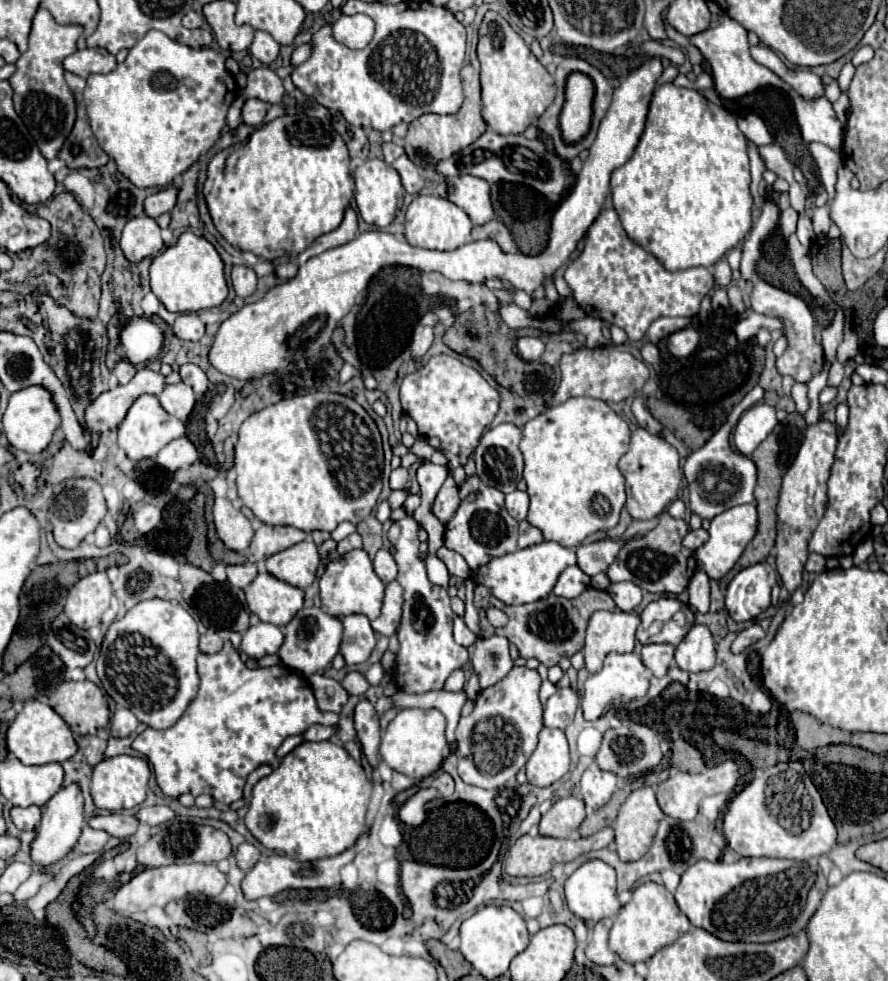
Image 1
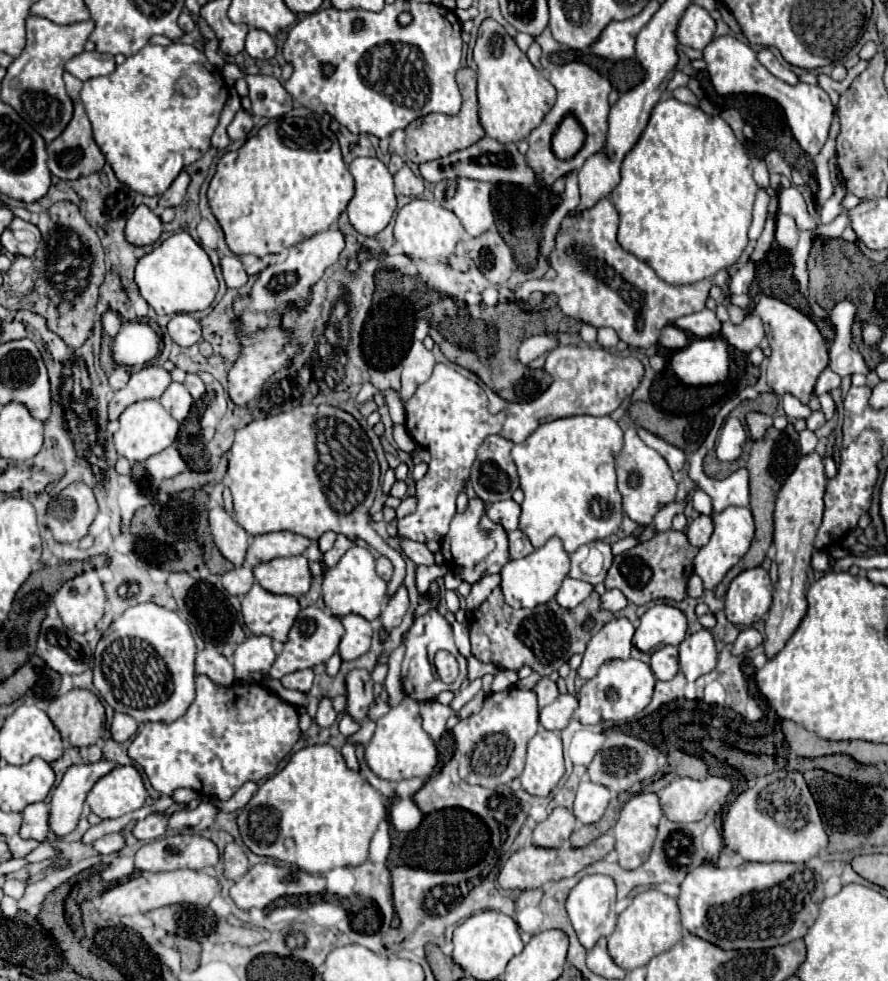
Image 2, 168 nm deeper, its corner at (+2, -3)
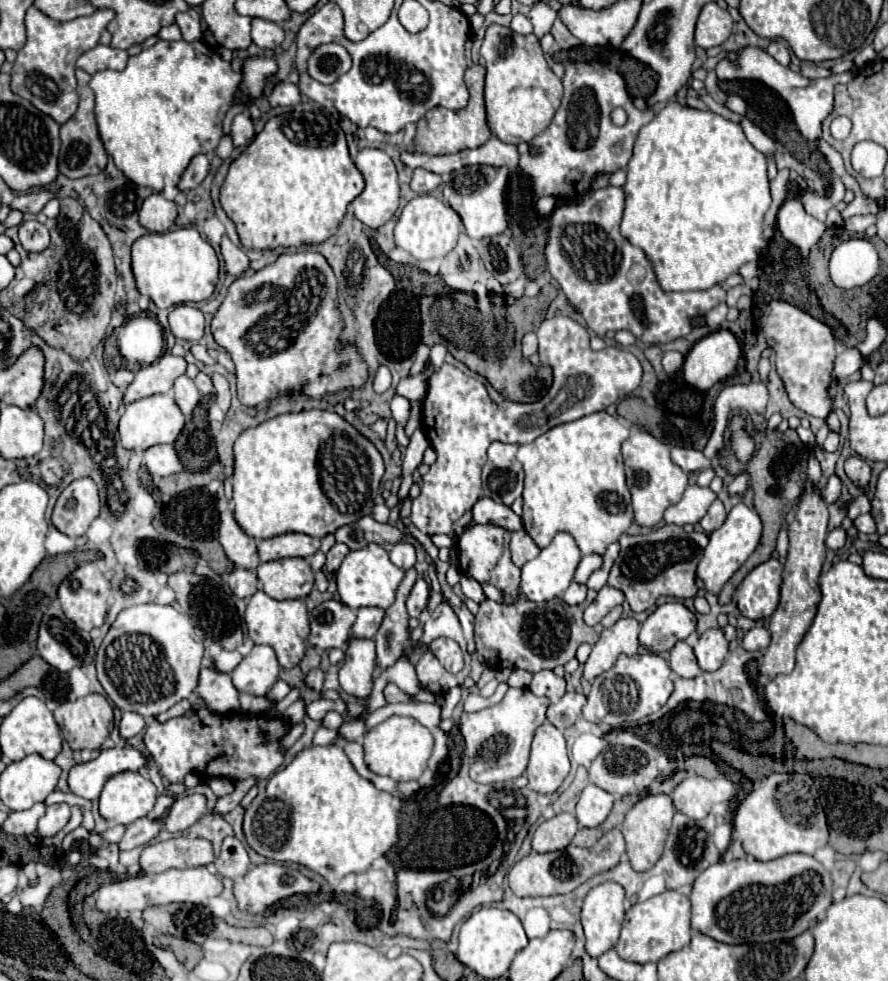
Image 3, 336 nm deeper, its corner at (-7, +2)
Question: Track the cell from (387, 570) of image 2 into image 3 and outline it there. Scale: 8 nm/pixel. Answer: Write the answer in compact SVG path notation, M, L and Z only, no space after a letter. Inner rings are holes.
M398 542L390 550L390 562L402 570L408 570L416 562L416 550L410 542Z

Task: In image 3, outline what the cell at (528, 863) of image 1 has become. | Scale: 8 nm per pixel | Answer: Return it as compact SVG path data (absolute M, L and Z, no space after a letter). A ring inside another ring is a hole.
M618 828L606 832L594 846L578 848L570 844L564 850L556 852L530 852L522 860L518 860L508 872L508 884L516 896L552 896L552 894L566 894L572 892L576 886L586 882L590 876L614 868L620 858L624 856L624 836Z

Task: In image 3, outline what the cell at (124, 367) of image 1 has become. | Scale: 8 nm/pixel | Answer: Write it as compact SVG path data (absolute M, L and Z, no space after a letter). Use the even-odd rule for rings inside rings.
M120 368L116 374L114 374L114 384L120 388L120 390L126 390L128 384L134 380L134 374L126 368Z

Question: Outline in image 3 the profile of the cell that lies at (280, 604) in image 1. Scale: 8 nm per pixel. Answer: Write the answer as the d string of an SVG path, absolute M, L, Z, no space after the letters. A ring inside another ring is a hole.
M258 590L246 608L246 626L248 626L248 636L256 644L268 644L276 650L278 662L284 668L292 668L300 664L304 658L304 648L306 648L306 636L308 636L308 610L306 602L302 598L296 600L276 600L268 596L264 590Z

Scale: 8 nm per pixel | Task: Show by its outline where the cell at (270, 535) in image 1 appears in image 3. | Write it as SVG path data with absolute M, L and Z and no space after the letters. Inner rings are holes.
M288 532L274 538L258 540L258 554L262 562L290 558L290 556L308 558L314 552L318 552L318 548L320 548L320 538L312 538L308 534L298 534L298 532Z

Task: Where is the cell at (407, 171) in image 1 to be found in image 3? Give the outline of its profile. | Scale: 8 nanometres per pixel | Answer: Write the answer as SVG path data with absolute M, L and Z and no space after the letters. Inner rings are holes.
M416 168L414 170L414 176L412 176L412 182L410 182L410 188L418 194L428 194L432 192L434 188L440 186L440 176L434 174L434 172L428 172L424 168Z

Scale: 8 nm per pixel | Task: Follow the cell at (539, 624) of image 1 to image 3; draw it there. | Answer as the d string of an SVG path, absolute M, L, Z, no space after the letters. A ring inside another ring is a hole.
M588 590L588 598L578 604L578 606L568 606L560 598L554 598L550 602L530 602L522 596L516 596L514 602L494 602L494 600L484 600L480 602L480 610L474 620L474 640L476 640L476 650L484 656L486 664L494 670L500 668L522 668L530 672L538 670L554 670L556 666L566 664L568 660L574 658L576 648L580 644L596 644L600 632L608 626L612 626L620 616L622 616L622 606L616 606L604 620L596 626L586 626L582 620L582 612L586 606L594 602L598 596L596 590Z

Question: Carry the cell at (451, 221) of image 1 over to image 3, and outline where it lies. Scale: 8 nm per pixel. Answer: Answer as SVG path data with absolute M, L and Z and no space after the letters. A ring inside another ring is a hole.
M424 194L424 196L416 196L404 206L398 224L394 228L394 240L416 260L428 260L436 256L446 256L456 246L460 232L462 232L460 216L446 202L430 194Z

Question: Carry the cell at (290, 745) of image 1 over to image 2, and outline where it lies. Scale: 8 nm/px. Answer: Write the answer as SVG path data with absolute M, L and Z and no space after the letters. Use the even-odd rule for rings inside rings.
M323 699L319 703L319 711L317 711L317 723L319 723L319 727L331 727L335 723L335 719L337 719L337 713L333 711L331 701Z

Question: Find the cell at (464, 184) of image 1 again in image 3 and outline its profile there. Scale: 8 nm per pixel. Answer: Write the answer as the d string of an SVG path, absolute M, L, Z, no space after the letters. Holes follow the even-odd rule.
M466 166L462 170L442 176L444 200L460 214L466 234L472 238L484 238L502 234L508 228L506 210L504 210L504 188L508 180L508 168L492 166Z

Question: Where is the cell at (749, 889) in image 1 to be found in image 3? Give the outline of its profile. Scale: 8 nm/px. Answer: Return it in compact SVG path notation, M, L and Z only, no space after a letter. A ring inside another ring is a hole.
M733 819L733 831L732 831L732 843L724 853L718 864L712 864L710 868L706 868L706 872L702 872L696 880L694 880L694 886L692 886L692 894L690 894L690 902L692 902L692 928L718 940L718 942L724 942L724 944L754 944L754 942L774 942L774 940L792 940L794 936L810 930L812 926L816 926L818 922L822 922L826 918L826 910L832 902L832 880L830 880L830 872L814 858L814 856L808 856L808 854L786 854L786 856L780 856L780 858L774 858L770 862L760 862L756 858L746 858L746 850L742 846L740 840L734 838L734 819ZM740 847L744 851L744 856L741 859L736 859L734 856L734 849Z

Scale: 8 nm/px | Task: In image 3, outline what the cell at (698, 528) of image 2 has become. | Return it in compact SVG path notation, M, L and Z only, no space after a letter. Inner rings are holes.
M716 500L716 502L708 508L706 516L700 520L700 526L702 526L702 530L704 530L706 534L710 534L710 532L714 532L716 528L720 528L720 526L724 524L724 520L726 520L724 504L722 504L720 500Z

